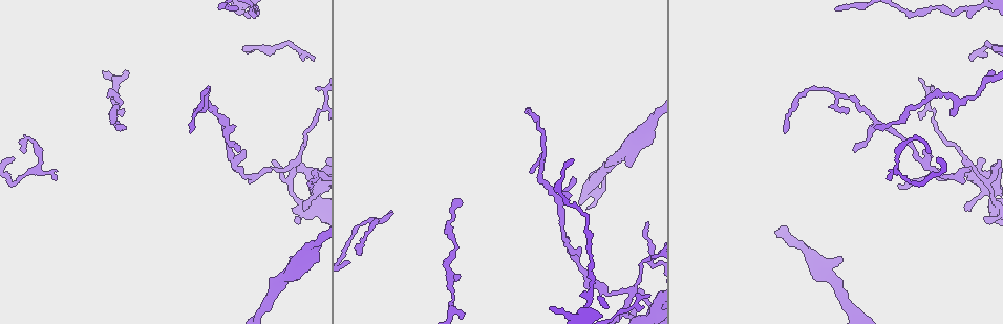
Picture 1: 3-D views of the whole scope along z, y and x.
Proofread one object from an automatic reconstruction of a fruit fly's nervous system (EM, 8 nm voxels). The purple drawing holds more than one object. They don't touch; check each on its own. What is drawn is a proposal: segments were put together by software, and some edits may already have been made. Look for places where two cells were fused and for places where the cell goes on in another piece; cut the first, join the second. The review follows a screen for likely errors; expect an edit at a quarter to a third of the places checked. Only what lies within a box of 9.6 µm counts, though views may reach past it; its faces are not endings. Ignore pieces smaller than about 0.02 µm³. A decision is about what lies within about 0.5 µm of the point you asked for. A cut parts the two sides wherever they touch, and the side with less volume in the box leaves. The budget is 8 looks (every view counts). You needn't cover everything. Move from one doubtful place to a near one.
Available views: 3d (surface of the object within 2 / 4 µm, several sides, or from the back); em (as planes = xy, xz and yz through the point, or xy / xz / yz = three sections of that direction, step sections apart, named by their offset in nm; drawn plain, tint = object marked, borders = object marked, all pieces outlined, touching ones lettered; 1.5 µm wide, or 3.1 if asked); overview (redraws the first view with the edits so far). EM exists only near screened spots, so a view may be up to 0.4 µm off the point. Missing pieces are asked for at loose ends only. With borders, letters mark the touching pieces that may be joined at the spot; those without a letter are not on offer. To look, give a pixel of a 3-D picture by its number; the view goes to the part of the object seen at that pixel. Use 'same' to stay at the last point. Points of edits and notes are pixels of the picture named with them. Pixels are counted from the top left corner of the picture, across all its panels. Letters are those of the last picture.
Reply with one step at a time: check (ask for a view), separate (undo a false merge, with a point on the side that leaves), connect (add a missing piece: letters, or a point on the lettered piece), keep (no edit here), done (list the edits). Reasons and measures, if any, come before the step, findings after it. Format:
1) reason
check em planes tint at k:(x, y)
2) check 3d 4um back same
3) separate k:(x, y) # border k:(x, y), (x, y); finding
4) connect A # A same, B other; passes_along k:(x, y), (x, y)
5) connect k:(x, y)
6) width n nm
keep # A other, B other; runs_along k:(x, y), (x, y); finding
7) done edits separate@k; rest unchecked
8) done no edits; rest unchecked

free end
check 3d 2um at 1:(193, 111)

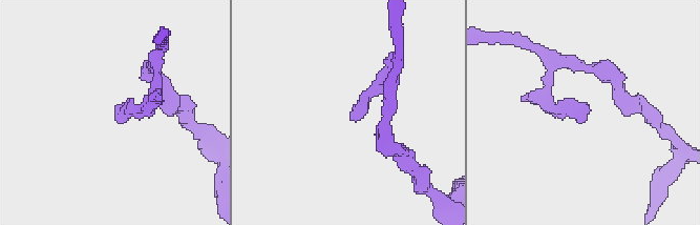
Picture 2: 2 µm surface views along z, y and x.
shape alone is not enough
check em planes tint at 2:(115, 105)

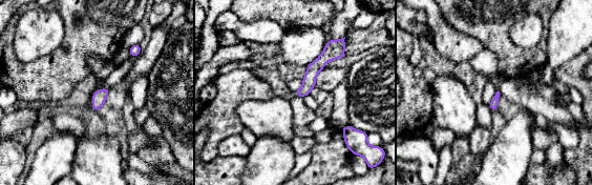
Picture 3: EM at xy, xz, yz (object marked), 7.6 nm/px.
see the neighbours
check em planes borders same

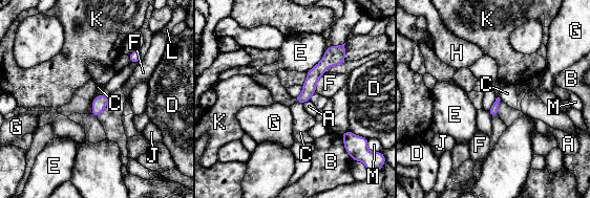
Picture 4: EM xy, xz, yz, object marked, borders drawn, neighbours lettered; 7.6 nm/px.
keep # A other, B other, C other, D other, E other, F other, G other, H other, J other, K other, L other, M other; runs_along 4:(335, 50), (299, 98); no lettered piece goes on from it

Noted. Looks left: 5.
tapers out
check 3d 2um at 1:(526, 111)

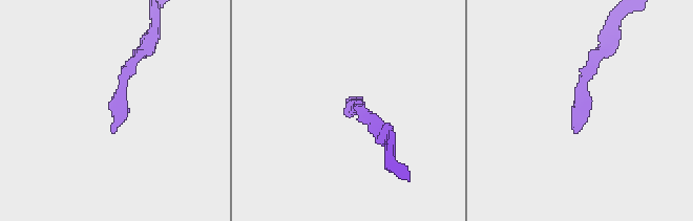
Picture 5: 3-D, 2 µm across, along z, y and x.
check em planes borders at 5:(575, 126)

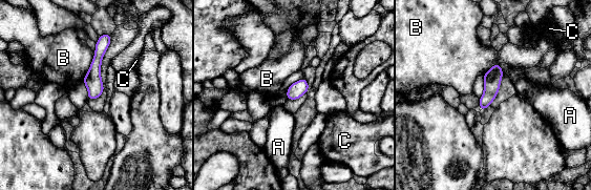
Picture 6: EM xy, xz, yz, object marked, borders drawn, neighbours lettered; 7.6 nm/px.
keep # A other, B other, C other; border 6:(95, 54), (90, 67), (82, 80); no lettered piece goes on from it

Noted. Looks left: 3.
tapers out
check 3d 4um back at 1:(390, 214)

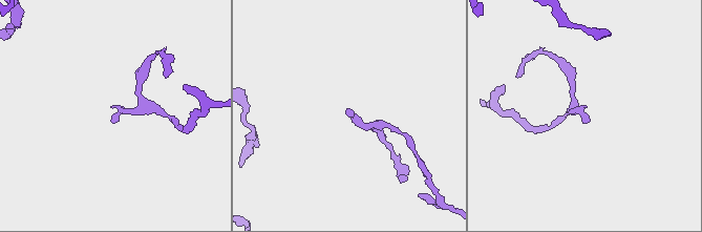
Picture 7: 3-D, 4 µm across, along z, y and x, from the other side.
check em planes borders at 7:(111, 120)

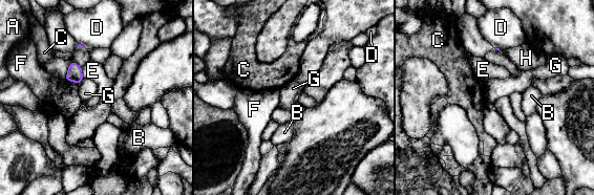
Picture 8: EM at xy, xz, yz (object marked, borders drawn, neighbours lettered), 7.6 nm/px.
keep # A other, B other, C other, D other, E other, F other, G other, H other; no lettered piece goes on from it

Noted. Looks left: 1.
free end
check em planes borders at 1:(626, 166)

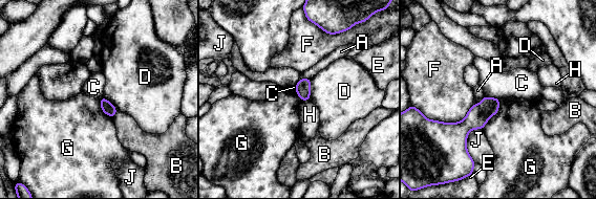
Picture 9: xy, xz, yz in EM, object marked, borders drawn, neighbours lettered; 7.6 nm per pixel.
keep # A other, B other, C other, D other, E other, F other, G other, H other, J other; border 9:(501, 100), (498, 110), (482, 129); no lettered piece goes on from it

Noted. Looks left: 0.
done no edits; rest unchecked

